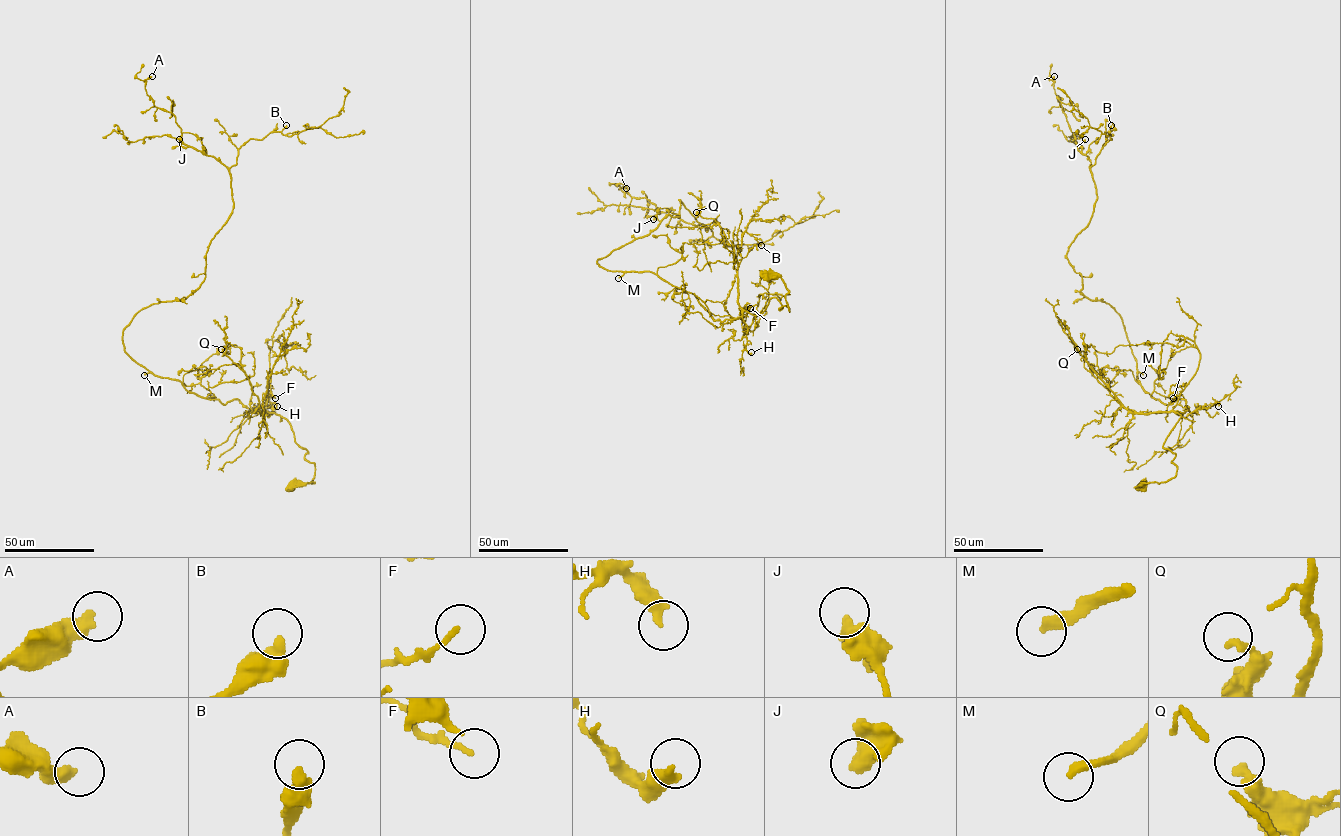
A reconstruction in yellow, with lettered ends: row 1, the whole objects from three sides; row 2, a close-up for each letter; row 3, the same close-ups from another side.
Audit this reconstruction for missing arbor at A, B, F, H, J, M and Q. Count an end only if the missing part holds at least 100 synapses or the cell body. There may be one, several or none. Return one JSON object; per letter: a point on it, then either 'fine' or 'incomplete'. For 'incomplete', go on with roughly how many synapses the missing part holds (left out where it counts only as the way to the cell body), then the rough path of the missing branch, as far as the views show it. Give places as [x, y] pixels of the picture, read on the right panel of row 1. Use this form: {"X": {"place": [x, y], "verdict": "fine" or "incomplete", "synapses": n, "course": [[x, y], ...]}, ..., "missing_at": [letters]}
{"A": {"place": [1054, 76], "verdict": "fine"}, "B": {"place": [1111, 125], "verdict": "fine"}, "F": {"place": [1173, 398], "verdict": "fine"}, "H": {"place": [1218, 406], "verdict": "fine"}, "J": {"place": [1085, 139], "verdict": "fine"}, "M": {"place": [1143, 375], "verdict": "incomplete", "synapses": 190, "course": [[1143, 375], [1136, 384], [1118, 390], [1115, 396], [1076, 395]]}, "Q": {"place": [1077, 349], "verdict": "fine"}, "missing_at": ["M"]}

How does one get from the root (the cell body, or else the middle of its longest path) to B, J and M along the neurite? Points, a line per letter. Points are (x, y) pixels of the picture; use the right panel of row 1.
B: (1143, 485), (1175, 475), (1163, 444), (1186, 401), (1142, 388), (1121, 317), (1080, 292), (1067, 257), (1111, 125)
J: (1143, 485), (1175, 475), (1163, 444), (1186, 401), (1142, 388), (1121, 317), (1069, 262), (1097, 197), (1085, 139)
M: (1143, 485), (1175, 475), (1175, 454), (1163, 444), (1187, 409), (1184, 399), (1154, 398), (1137, 380), (1143, 375)

